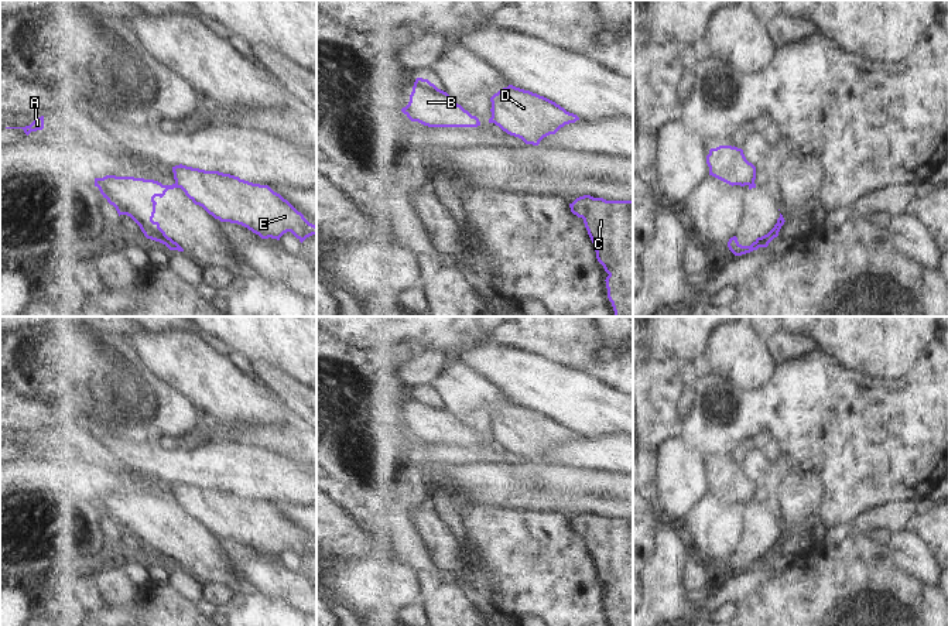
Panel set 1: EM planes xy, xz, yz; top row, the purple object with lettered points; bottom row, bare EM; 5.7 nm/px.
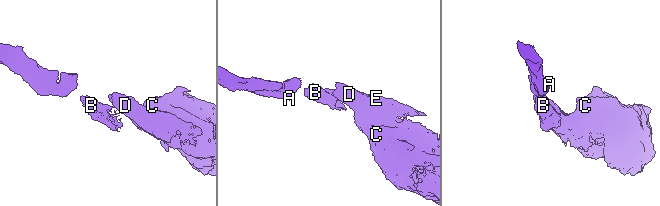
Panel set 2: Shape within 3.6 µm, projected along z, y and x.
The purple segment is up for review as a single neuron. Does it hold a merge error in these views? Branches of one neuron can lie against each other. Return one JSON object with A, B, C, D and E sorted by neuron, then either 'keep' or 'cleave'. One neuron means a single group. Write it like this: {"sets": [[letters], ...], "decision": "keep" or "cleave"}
{"sets": [["A", "B"], ["C", "D", "E"]], "decision": "cleave"}

